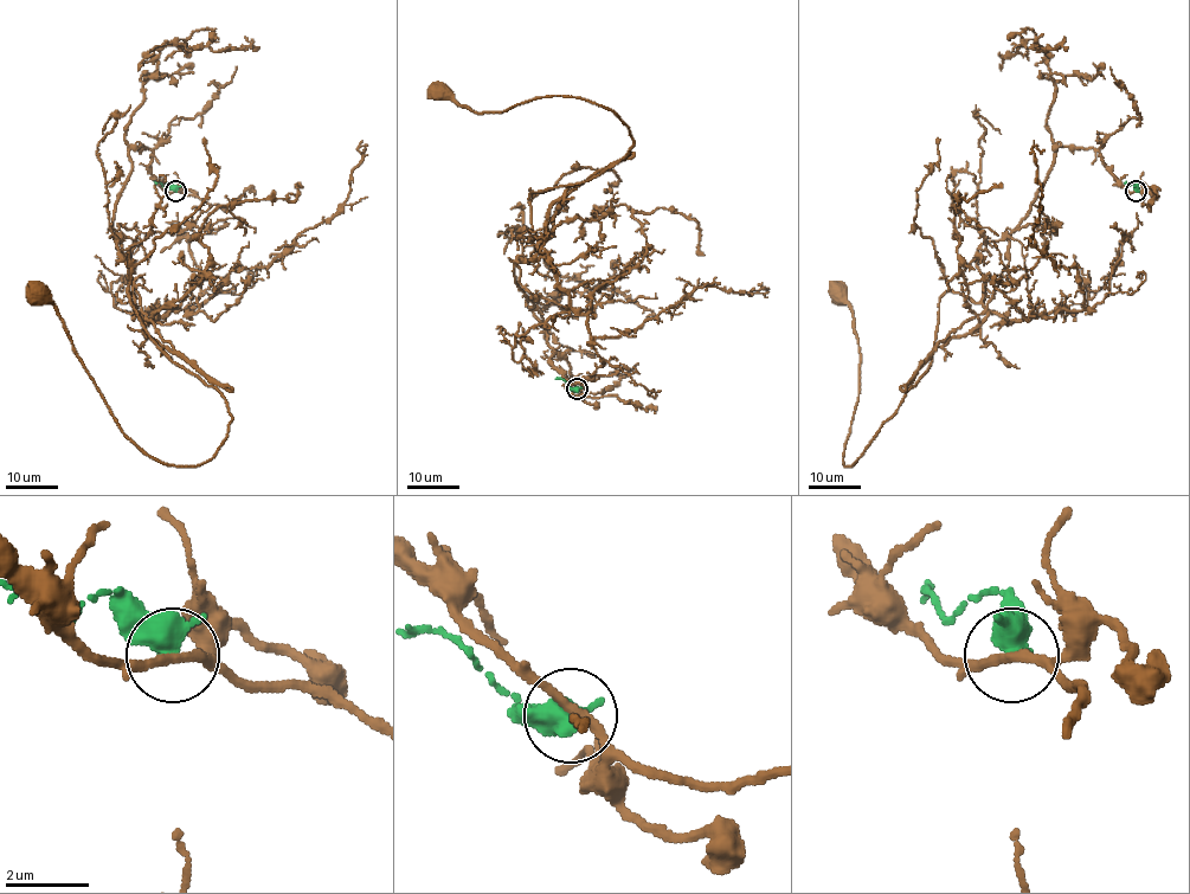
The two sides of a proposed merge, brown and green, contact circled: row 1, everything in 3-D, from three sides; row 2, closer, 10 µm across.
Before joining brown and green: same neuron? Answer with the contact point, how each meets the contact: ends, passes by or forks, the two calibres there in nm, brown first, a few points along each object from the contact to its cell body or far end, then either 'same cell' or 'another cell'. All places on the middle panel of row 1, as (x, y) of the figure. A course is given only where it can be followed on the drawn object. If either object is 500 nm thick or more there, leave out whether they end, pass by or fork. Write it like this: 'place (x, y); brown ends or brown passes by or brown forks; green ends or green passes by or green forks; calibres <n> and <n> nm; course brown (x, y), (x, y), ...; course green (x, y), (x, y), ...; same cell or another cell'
place (577, 388); brown passes by; green passes by; calibres 220 and 440 nm; course brown (578, 390), (553, 366), (514, 263), (528, 262), (557, 206), (632, 137), (581, 98), (476, 113), (441, 90); course green (578, 390), (555, 379); another cell

